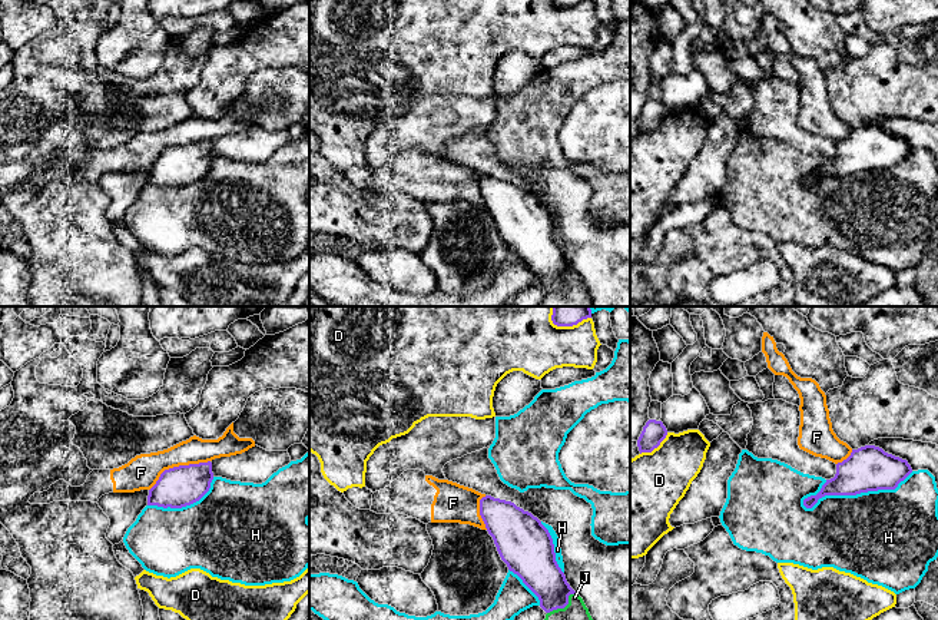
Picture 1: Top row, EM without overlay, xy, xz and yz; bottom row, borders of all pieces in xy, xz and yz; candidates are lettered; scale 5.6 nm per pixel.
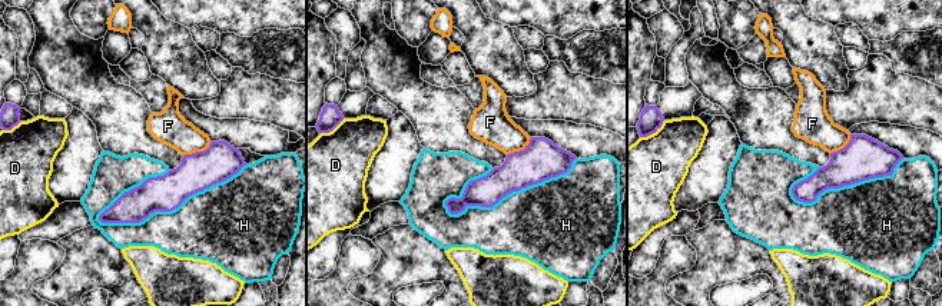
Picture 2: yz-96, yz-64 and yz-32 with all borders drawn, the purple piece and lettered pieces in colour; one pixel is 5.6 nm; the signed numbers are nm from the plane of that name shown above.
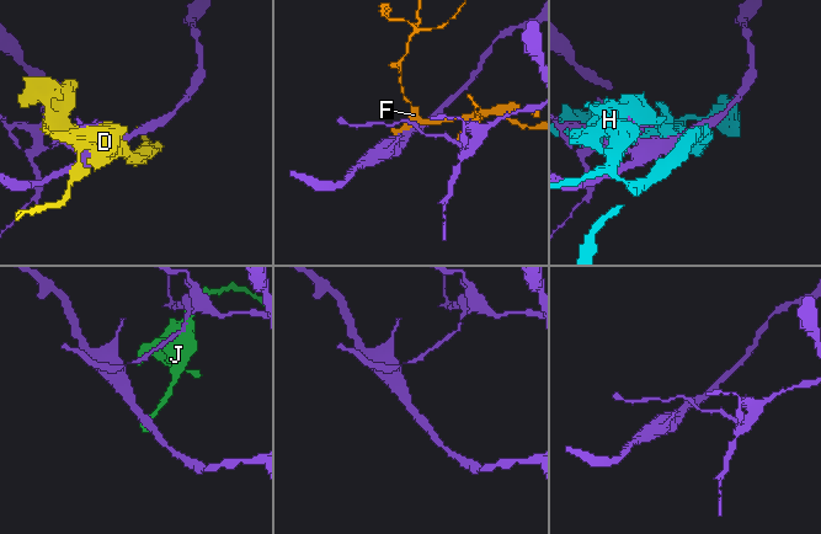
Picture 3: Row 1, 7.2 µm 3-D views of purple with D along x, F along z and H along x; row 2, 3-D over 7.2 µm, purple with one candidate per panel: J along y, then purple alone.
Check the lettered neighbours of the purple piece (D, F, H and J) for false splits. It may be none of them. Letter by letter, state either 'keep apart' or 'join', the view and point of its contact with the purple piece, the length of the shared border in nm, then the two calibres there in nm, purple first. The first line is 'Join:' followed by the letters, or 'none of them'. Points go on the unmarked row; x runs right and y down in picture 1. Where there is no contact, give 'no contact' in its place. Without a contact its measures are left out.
Join: none of them
D: keep apart | yz (655, 126) | 200 nm | 130/380 nm
F: keep apart | xy (176, 146) | 380 nm | 220/190 nm
H: keep apart | yz (857, 172) | 650 nm | 260/480 nm
J: keep apart | xz (563, 287) | 200 nm | 220/220 nm

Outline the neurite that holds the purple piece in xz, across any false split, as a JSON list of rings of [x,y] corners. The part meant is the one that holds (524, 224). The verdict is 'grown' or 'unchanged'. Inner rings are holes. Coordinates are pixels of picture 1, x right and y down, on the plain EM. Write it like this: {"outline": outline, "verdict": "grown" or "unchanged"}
{"outline": [[[491,175],[480,179],[480,195],[501,239],[538,276],[540,286],[546,292],[564,288],[576,271],[556,241],[553,218],[541,200]]], "verdict": "unchanged"}

